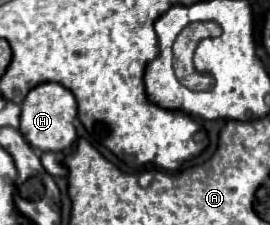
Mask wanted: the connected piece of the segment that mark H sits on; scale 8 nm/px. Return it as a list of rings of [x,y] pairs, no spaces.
[[[42,83],[42,85],[34,87],[22,103],[20,133],[24,135],[28,145],[38,151],[62,153],[76,141],[74,119],[76,119],[76,99],[74,99],[72,91],[68,91],[60,83]]]

